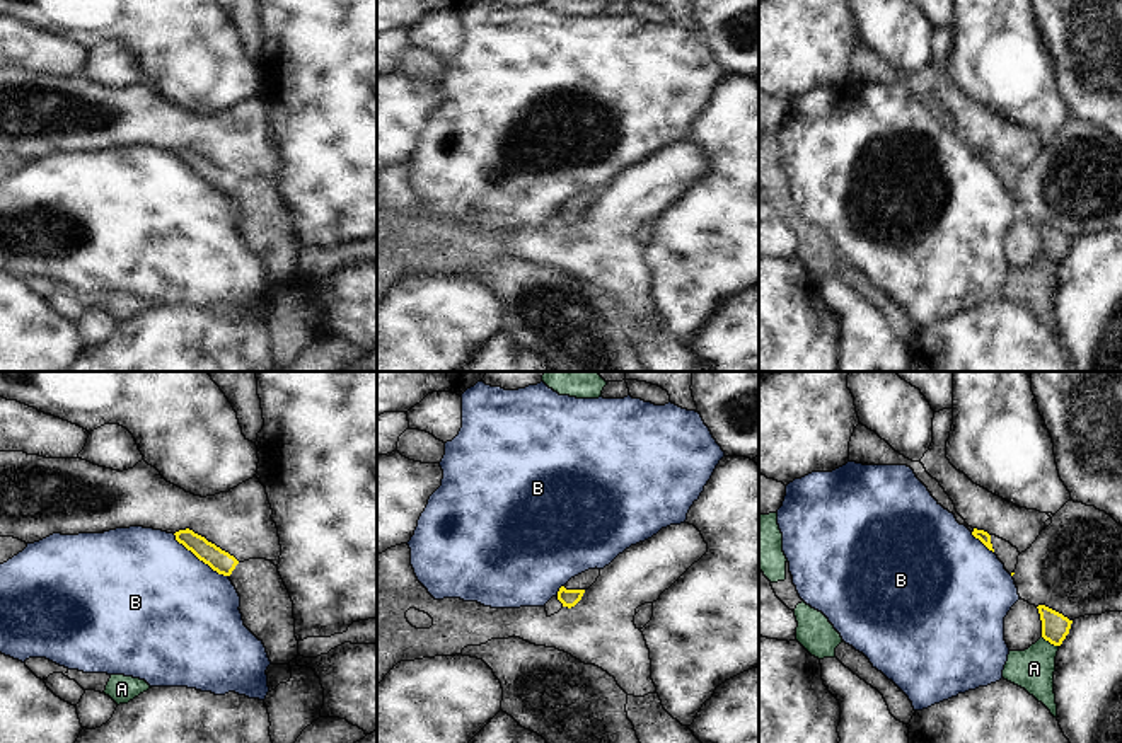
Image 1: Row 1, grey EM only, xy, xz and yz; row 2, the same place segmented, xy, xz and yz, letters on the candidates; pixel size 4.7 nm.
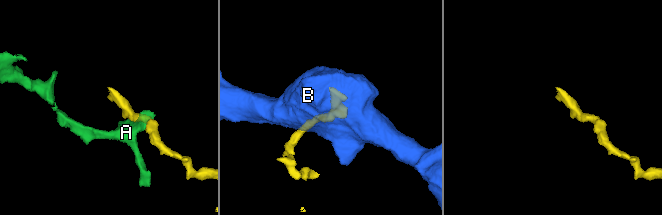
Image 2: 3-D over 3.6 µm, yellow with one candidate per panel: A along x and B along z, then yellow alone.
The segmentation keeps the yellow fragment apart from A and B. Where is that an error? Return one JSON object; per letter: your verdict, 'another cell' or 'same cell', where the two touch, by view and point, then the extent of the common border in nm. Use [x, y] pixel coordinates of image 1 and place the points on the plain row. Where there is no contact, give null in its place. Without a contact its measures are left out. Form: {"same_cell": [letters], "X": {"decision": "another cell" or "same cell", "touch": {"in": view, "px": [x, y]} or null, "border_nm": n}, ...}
{"same_cell": [], "A": {"decision": "another cell", "touch": {"in": "yz", "px": [1051, 261]}, "border_nm": 90}, "B": {"decision": "another cell", "touch": {"in": "xy", "px": [200, 178]}, "border_nm": 340}}

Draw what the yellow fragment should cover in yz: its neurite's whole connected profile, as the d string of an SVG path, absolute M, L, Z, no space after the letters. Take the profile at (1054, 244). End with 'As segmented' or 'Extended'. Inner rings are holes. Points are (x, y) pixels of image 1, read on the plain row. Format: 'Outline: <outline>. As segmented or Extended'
Outline: M1038 223L1037 227L1042 239L1042 256L1054 264L1061 264L1069 252L1073 239L1045 223Z. As segmented

